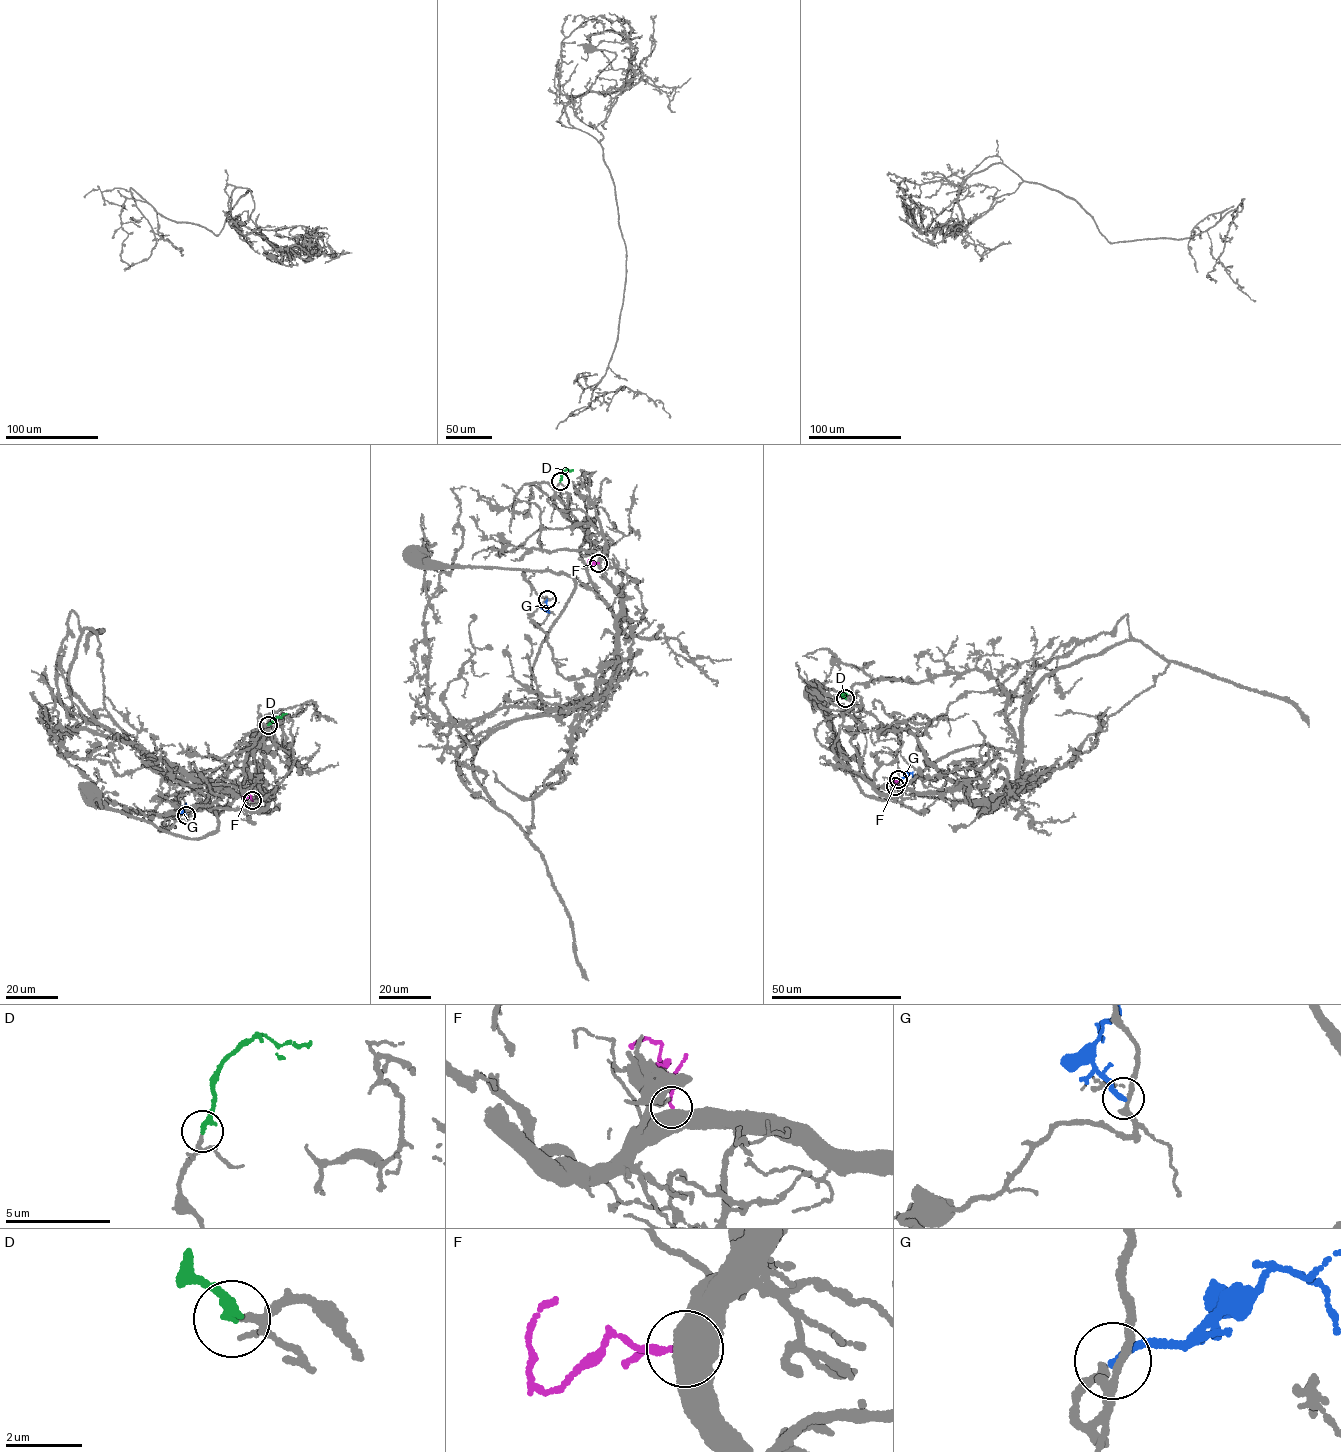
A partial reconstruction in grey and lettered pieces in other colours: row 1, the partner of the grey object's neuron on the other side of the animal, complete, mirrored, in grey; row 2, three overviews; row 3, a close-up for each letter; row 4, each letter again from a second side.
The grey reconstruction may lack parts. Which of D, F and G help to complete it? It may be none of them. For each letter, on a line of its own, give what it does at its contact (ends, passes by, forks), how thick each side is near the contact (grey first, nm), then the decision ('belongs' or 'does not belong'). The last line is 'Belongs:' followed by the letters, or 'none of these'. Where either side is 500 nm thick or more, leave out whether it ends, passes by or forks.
D: it ends; calibres 150 and 260 nm; belongs
F: calibres 550 and 150 nm; does not belong
G: it ends; calibres 240 and 220 nm; does not belong
Belongs: D

